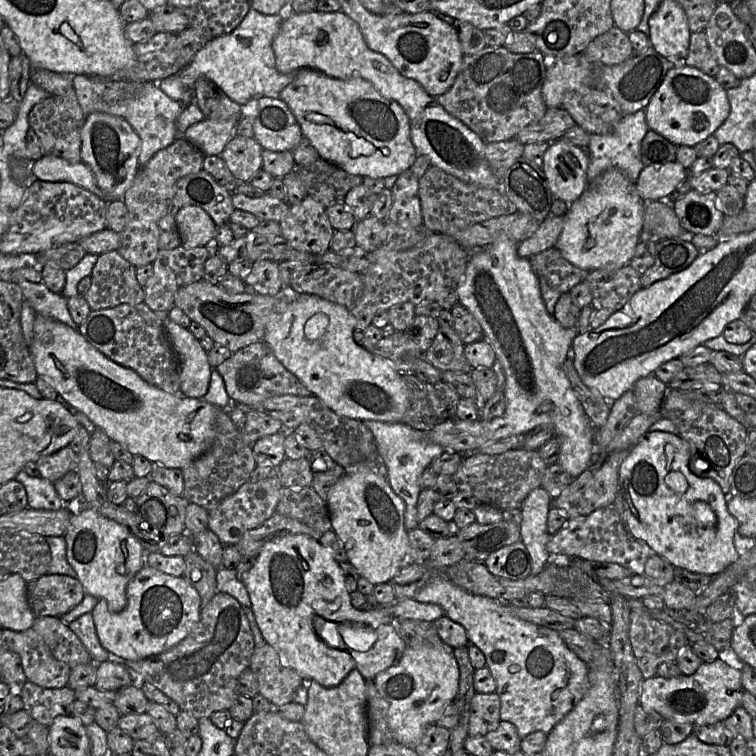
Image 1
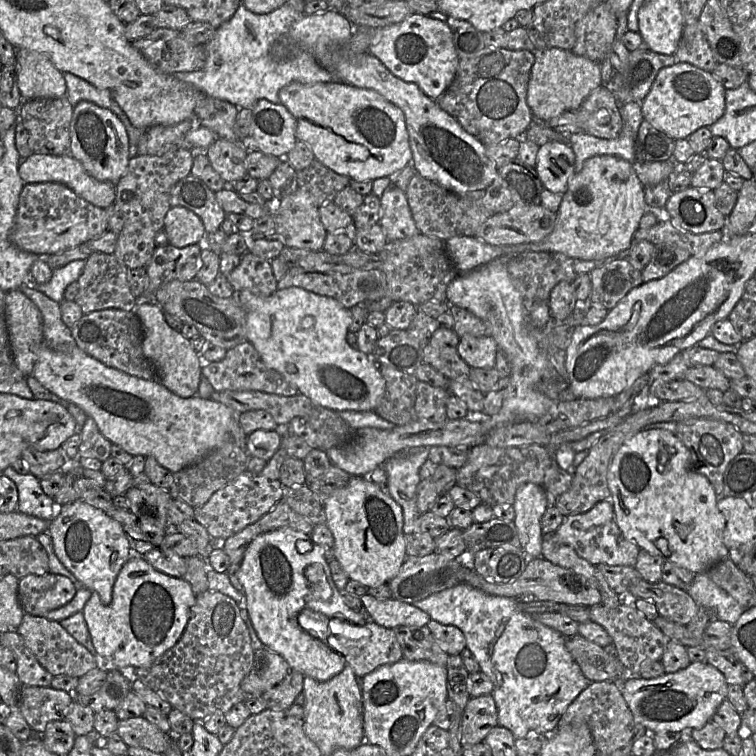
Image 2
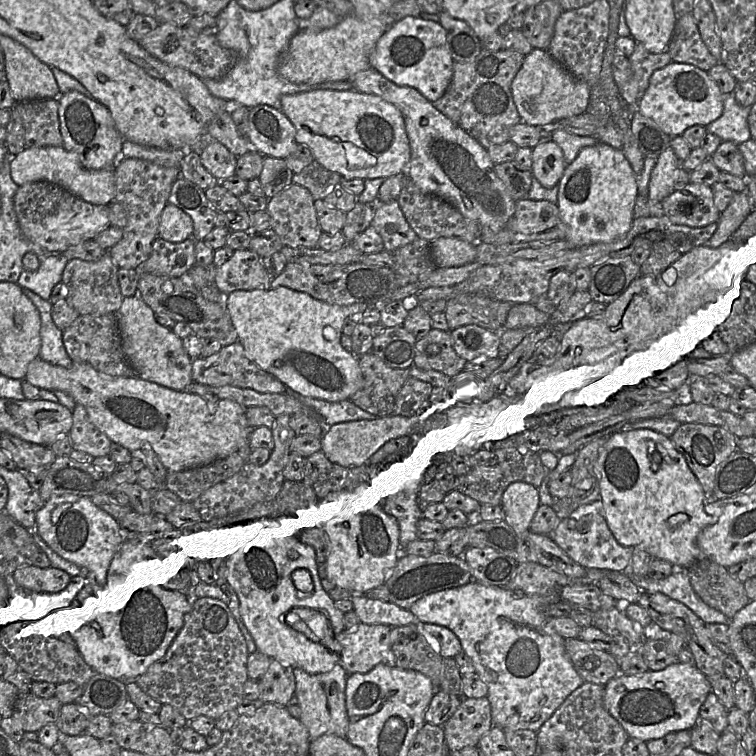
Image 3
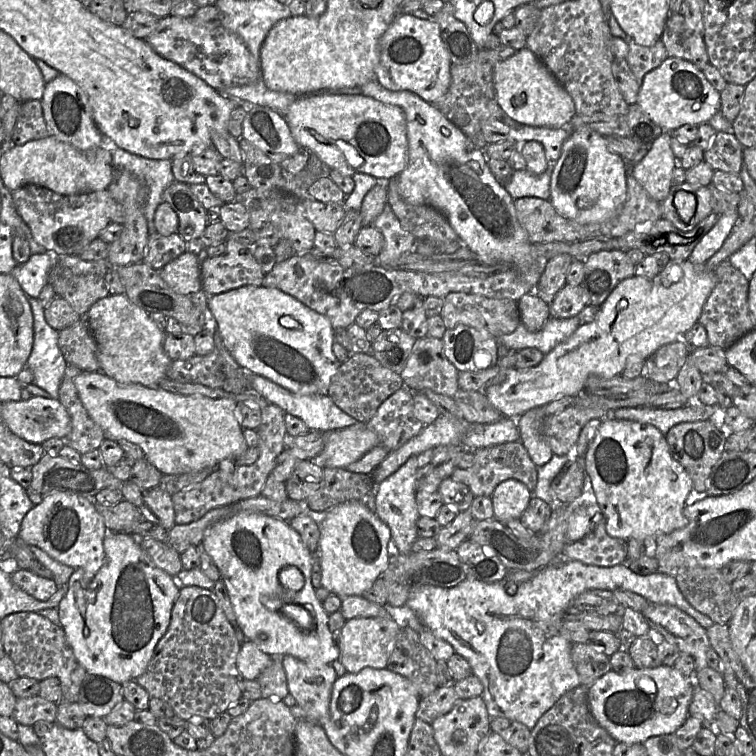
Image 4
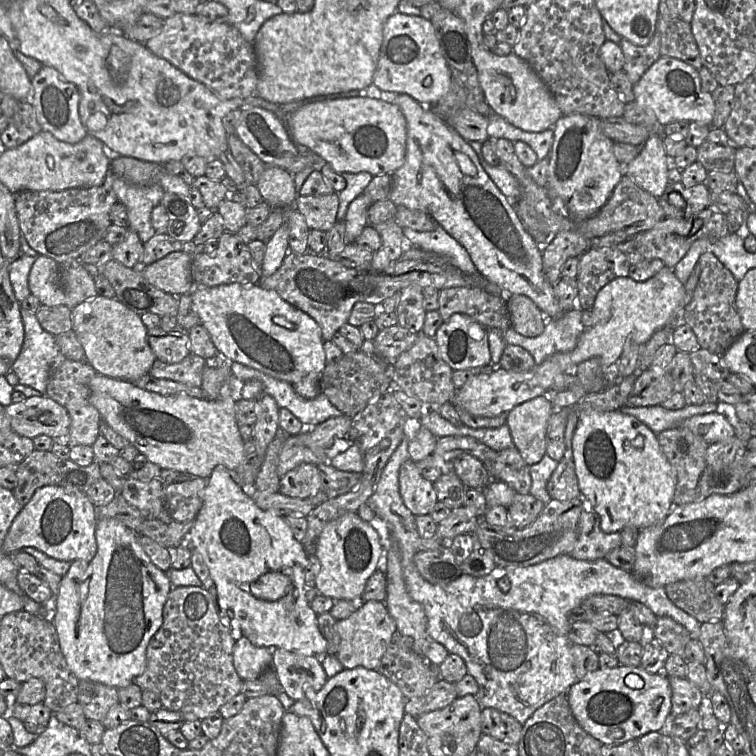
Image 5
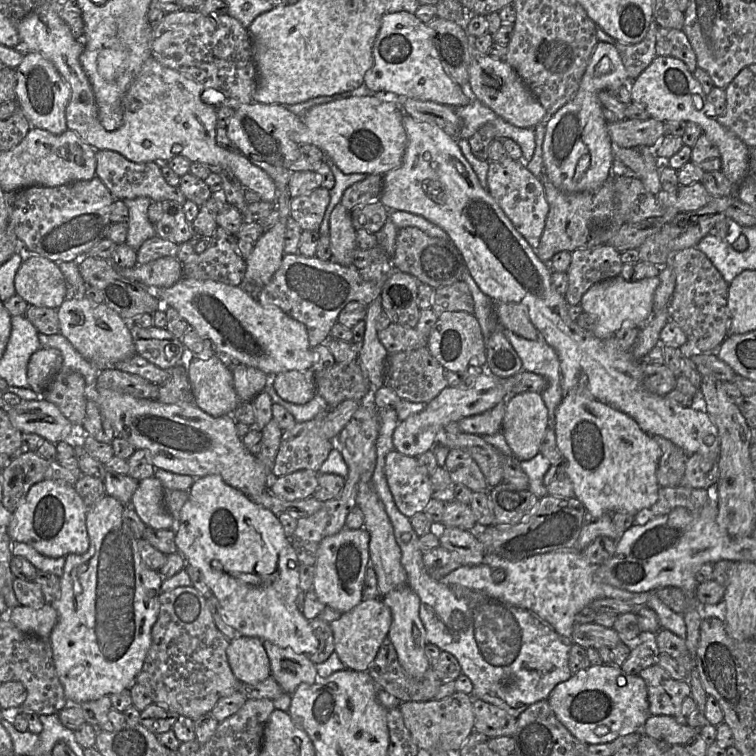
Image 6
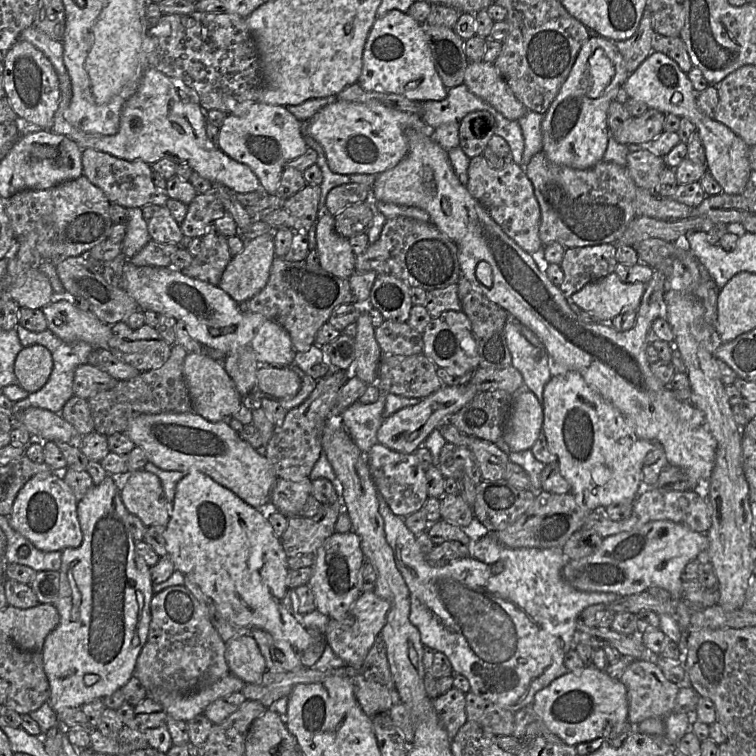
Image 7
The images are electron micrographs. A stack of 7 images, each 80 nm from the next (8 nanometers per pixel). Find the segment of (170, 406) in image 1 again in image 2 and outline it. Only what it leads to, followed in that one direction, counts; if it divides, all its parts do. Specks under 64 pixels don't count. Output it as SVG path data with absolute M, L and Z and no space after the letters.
M44 336L42 348L30 376L37 379L51 393L82 408L112 444L119 445L132 456L152 456L173 473L199 462L219 448L228 439L229 434L231 436L231 421L240 414L223 403L203 399L198 395L182 398L158 379L146 380L108 367L76 345L69 351L56 351L44 344Z

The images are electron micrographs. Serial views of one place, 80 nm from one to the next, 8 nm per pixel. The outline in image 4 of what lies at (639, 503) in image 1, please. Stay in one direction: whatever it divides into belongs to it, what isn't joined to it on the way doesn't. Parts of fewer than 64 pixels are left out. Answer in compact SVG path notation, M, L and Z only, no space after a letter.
M611 416L605 417L599 422L595 437L584 454L584 470L605 516L606 532L611 537L626 541L630 538L643 540L646 556L655 556L656 537L669 534L686 524L683 511L687 498L692 493L692 481L683 466L673 458L665 435L656 427Z

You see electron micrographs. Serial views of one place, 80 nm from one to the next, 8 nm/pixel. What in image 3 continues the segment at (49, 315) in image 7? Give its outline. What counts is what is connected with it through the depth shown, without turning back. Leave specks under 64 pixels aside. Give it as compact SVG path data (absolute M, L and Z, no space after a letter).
M138 296L124 297L115 313L119 325L123 353L136 377L166 388L184 392L193 383L192 361L183 347L182 338L155 319L155 312Z

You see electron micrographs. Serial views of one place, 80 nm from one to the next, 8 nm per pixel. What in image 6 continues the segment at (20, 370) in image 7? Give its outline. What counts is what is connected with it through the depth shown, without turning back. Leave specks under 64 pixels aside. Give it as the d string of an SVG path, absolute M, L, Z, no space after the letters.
M42 347L29 359L27 380L29 388L38 393L46 392L62 365L61 353L50 347Z

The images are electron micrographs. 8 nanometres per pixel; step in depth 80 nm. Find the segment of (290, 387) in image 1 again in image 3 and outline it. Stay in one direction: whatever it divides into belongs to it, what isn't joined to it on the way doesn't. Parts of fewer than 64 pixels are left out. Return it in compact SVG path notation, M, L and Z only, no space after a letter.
M236 342L223 346L217 353L206 358L198 357L192 361L193 383L214 387L231 386L241 389L251 389L259 393L286 394L287 388L273 375L259 368L245 354L241 343Z

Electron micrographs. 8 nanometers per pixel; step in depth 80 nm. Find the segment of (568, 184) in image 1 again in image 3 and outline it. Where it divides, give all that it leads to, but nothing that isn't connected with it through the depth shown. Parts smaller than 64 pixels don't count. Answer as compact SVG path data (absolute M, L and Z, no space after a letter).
M544 139L532 149L533 177L546 188L557 187L567 163L560 146L551 139Z

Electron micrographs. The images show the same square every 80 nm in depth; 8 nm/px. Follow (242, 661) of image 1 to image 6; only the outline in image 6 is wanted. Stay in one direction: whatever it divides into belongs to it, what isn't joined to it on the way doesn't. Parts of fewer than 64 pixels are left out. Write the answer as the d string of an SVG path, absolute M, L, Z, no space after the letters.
M192 585L160 592L158 599L159 614L151 629L151 644L134 682L145 687L153 703L170 715L194 721L210 713L219 699L240 691L243 684L230 669L226 654L229 640L216 627L207 599Z

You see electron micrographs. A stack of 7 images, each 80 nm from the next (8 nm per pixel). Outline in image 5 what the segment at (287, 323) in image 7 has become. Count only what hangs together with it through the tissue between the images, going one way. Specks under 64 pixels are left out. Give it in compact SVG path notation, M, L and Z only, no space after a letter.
M289 252L281 267L274 274L262 277L258 284L263 289L277 292L283 300L311 316L320 326L324 341L331 340L339 328L348 322L356 303L365 302L379 306L386 299L410 286L420 289L433 287L438 291L445 288L478 287L489 294L507 296L499 286L488 281L479 272L464 274L457 267L449 271L451 272L386 275L370 270L348 268L325 255Z

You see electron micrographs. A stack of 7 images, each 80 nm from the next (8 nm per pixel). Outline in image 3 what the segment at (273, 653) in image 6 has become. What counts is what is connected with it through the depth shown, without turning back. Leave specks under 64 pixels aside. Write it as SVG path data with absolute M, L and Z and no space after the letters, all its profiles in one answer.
M340 664L329 672L310 674L301 668L293 668L295 676L295 696L301 707L300 721L308 730L311 739L324 734L334 734L345 738L347 735L349 719L346 709L345 688L349 673Z

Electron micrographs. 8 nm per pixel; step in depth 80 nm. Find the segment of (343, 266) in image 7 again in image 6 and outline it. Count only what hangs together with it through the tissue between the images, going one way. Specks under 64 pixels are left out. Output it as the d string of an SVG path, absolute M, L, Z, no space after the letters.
M337 204L330 214L329 225L331 259L342 266L352 266L353 252L356 249L356 230L353 227L350 211Z

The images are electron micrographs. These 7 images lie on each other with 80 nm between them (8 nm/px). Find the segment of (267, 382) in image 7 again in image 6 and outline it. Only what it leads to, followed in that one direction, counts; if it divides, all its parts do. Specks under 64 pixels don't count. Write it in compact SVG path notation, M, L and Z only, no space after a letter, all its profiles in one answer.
M311 369L288 371L270 377L277 394L288 402L305 404L316 394L315 375Z

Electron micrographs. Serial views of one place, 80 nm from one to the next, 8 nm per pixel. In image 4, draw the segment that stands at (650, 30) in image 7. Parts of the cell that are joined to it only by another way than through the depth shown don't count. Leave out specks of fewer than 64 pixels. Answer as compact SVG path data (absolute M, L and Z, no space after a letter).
M629 36L626 37L625 41L629 46L626 60L634 77L641 85L644 76L657 68L669 56L661 40L649 47L636 44Z

